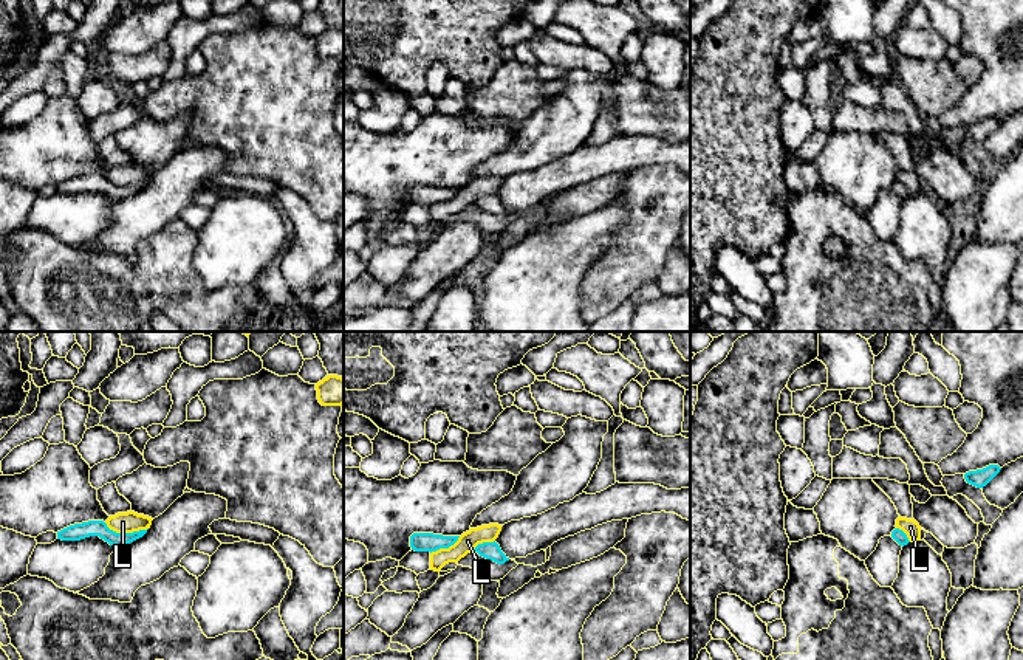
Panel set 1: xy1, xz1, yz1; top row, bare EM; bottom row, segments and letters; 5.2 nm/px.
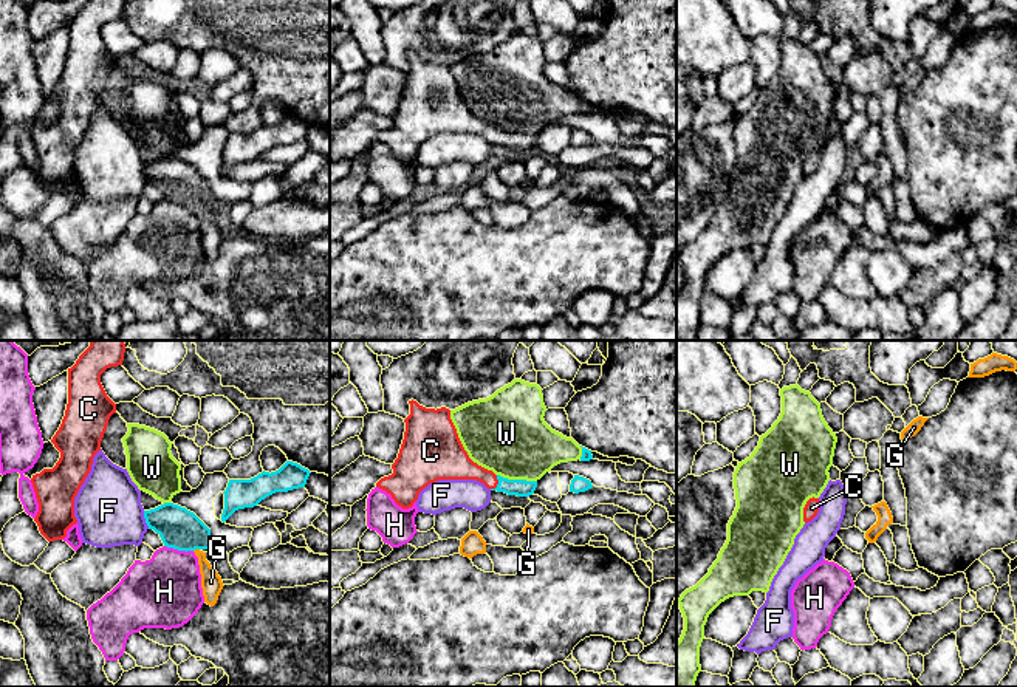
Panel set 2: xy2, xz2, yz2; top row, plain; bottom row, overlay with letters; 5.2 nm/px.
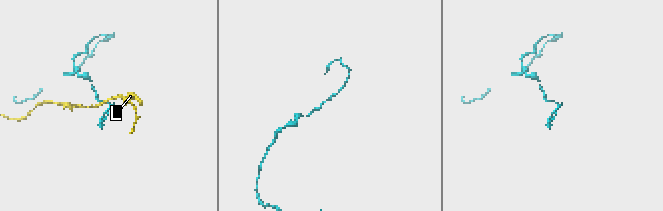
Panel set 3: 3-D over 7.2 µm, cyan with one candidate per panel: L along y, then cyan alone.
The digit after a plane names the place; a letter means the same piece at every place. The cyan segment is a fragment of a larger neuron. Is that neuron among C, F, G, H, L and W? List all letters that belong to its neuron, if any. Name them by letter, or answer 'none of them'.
C

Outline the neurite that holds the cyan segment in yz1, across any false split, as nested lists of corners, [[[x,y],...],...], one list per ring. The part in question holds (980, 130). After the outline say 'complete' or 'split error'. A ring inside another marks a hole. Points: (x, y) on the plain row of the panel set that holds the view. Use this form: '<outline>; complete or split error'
[[[989,118],[983,122],[966,125],[964,132],[967,136],[970,136],[973,139],[983,141],[1000,125],[1000,122],[1001,121],[998,118]]]; complete

